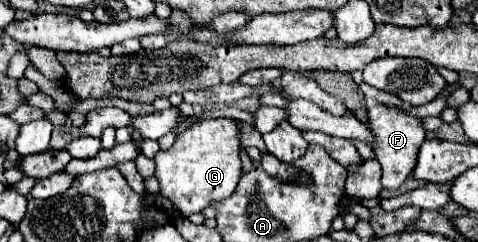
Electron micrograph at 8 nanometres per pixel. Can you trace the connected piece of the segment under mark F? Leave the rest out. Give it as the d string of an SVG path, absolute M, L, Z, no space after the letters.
M376 103L368 109L368 119L370 119L368 127L372 129L372 133L376 133L374 153L382 165L382 185L384 185L384 189L398 189L402 185L402 181L406 177L410 177L416 167L418 149L420 149L422 141L426 139L424 123L422 123L422 119L408 115L398 107L388 107L382 103Z

